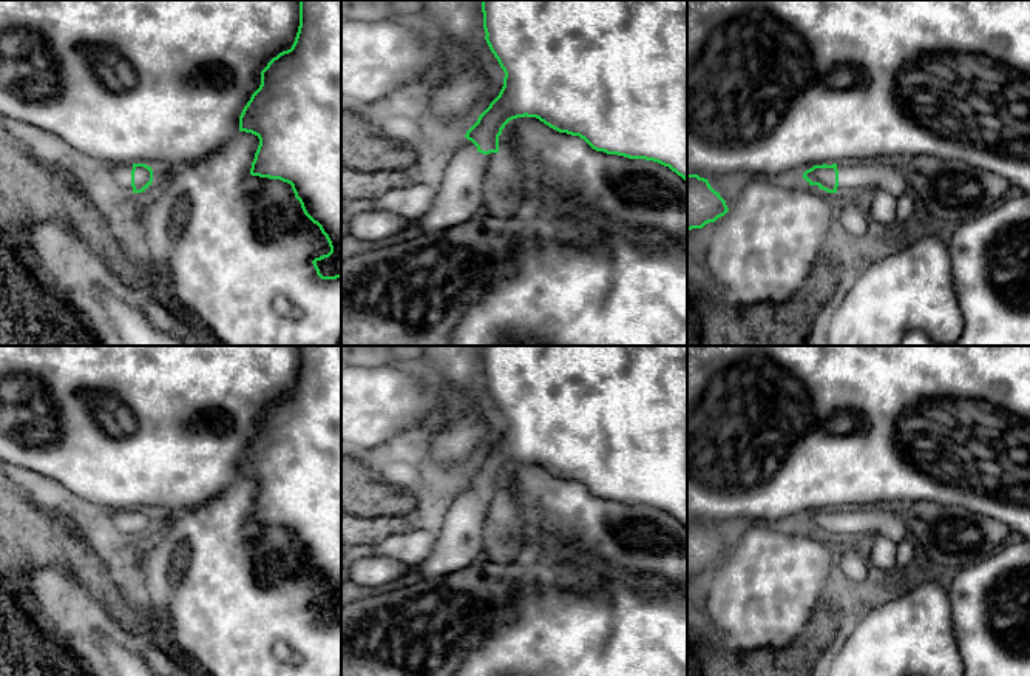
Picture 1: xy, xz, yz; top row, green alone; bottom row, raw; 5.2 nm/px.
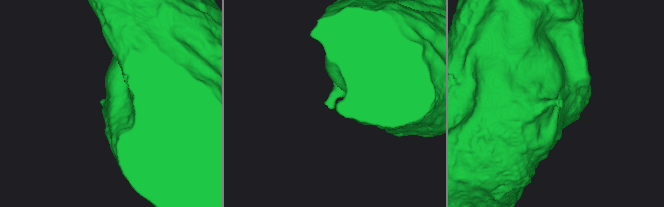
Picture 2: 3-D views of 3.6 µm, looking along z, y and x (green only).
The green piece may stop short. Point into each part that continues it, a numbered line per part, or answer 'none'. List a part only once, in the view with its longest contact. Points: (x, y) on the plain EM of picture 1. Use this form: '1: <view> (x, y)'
1: xz (464, 537)

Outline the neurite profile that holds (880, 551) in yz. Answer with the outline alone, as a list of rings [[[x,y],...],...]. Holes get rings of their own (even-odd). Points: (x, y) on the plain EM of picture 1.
[[[876,536],[868,540],[863,553],[865,565],[889,571],[896,566],[897,543],[886,536]]]

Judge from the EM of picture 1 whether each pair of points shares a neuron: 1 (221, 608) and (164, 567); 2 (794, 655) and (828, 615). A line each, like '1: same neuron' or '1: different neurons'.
1: same neuron
2: same neuron

